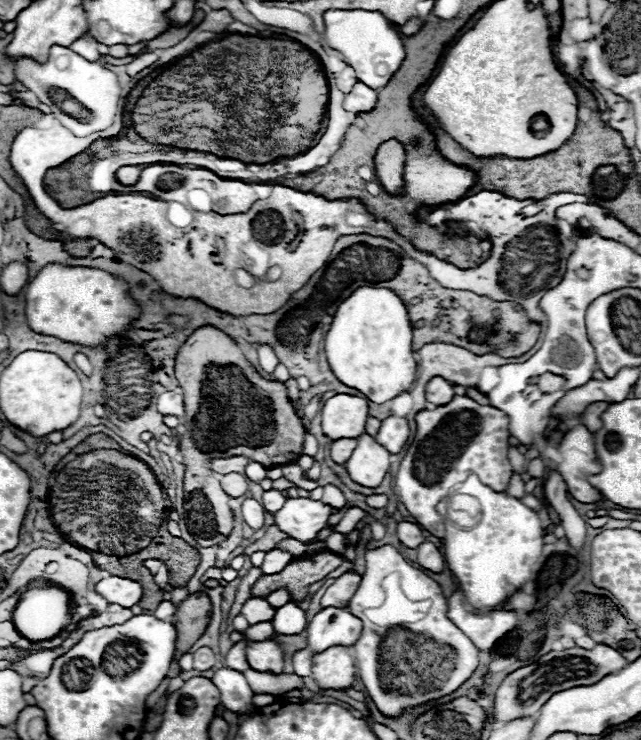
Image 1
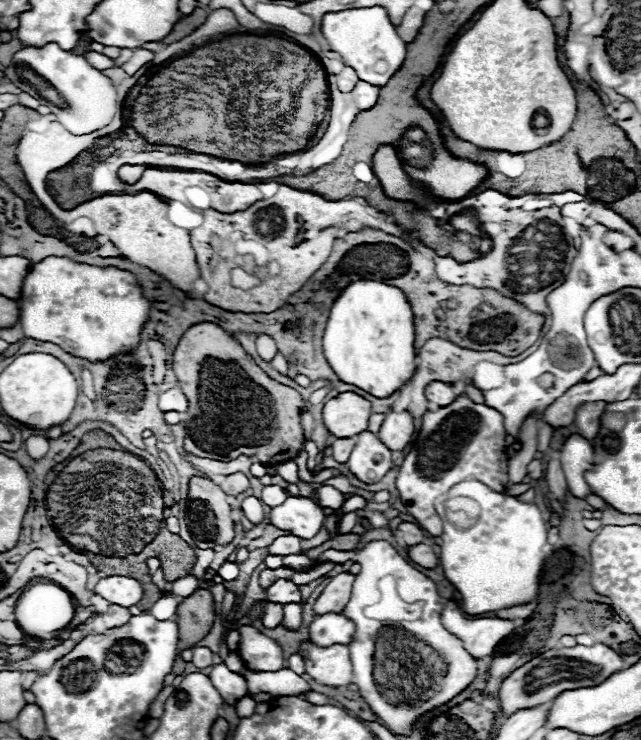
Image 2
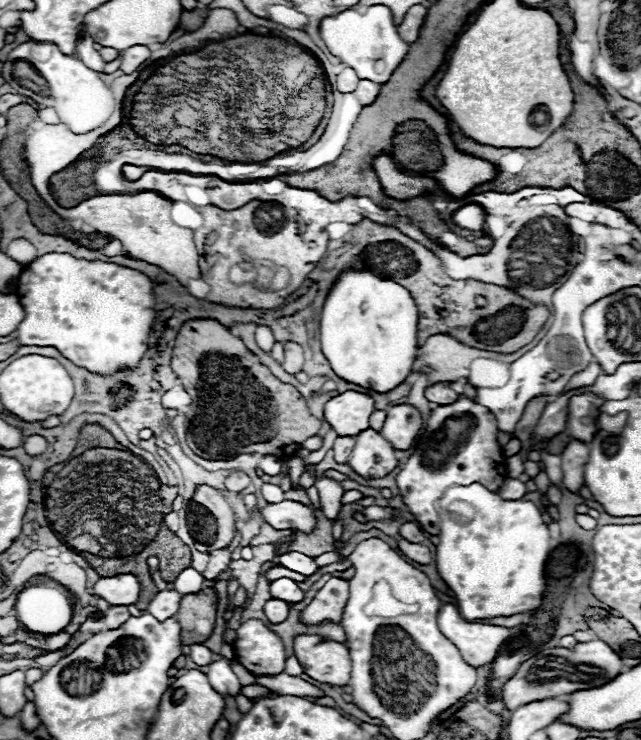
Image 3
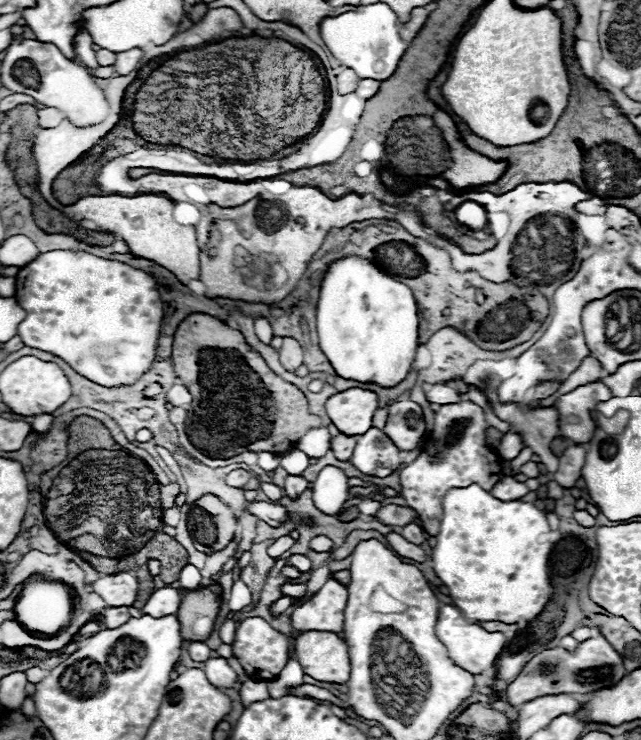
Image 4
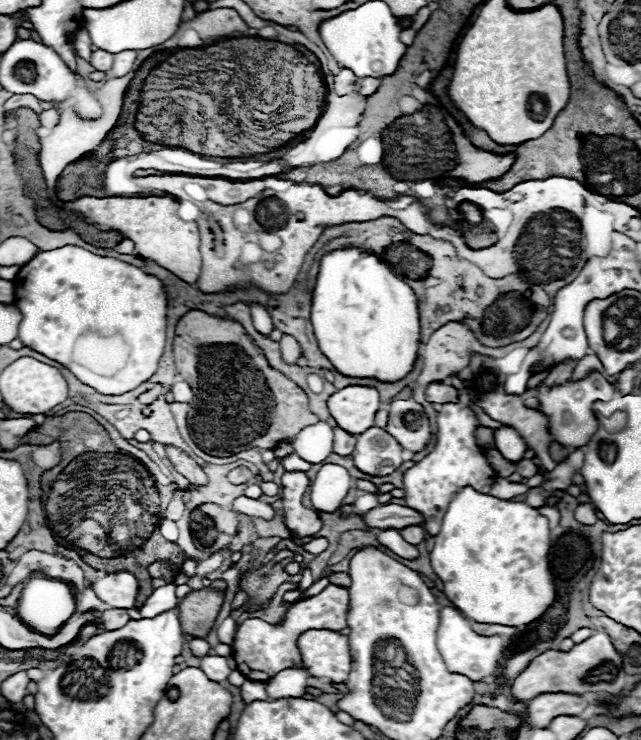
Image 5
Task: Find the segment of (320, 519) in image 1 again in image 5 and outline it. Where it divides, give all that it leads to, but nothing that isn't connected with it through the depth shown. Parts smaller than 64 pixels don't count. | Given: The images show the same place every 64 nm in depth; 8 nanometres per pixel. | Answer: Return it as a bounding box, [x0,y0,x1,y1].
[234,496,276,520]

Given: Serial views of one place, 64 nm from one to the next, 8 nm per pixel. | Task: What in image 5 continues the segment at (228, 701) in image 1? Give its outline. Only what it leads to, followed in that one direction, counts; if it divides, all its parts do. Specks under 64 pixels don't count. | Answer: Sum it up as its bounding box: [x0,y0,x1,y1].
[200,656,232,684]

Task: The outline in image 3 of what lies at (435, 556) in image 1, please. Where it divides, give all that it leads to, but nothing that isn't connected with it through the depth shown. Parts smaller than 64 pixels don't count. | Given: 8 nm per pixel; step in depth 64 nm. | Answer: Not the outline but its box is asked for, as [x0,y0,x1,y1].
[398,540,432,564]

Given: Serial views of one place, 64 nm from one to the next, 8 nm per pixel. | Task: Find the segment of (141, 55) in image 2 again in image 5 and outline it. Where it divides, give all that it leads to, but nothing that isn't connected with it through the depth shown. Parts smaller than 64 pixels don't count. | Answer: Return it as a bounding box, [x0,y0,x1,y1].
[110,50,138,78]

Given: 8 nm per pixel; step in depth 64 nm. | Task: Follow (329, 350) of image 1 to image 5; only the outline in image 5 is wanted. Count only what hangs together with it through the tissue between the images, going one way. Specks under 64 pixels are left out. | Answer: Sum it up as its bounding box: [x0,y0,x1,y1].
[310,250,420,382]

